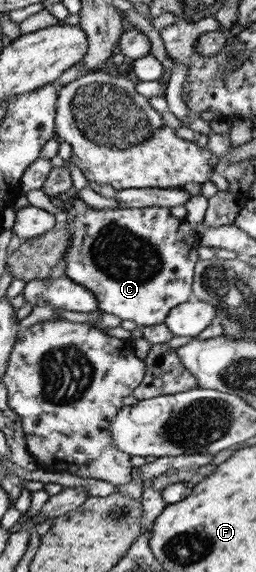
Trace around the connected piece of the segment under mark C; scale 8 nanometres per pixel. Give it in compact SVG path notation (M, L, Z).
M73 191L65 197L57 195L57 198L61 198L63 203L63 209L66 210L67 219L69 220L69 225L75 226L75 231L70 234L71 244L68 244L66 252L64 254L65 261L65 276L69 277L73 282L80 284L90 290L98 302L98 310L101 312L107 312L107 314L115 314L119 316L121 320L133 320L138 326L153 326L156 324L161 324L165 322L167 314L170 313L172 308L179 306L184 302L193 299L192 294L192 284L194 275L194 266L200 259L198 255L198 248L200 246L196 236L194 235L194 230L191 225L189 225L185 218L179 220L179 218L173 217L171 215L171 207L165 208L164 206L147 206L143 208L123 208L118 209L93 209L85 204L83 201L83 194Z

